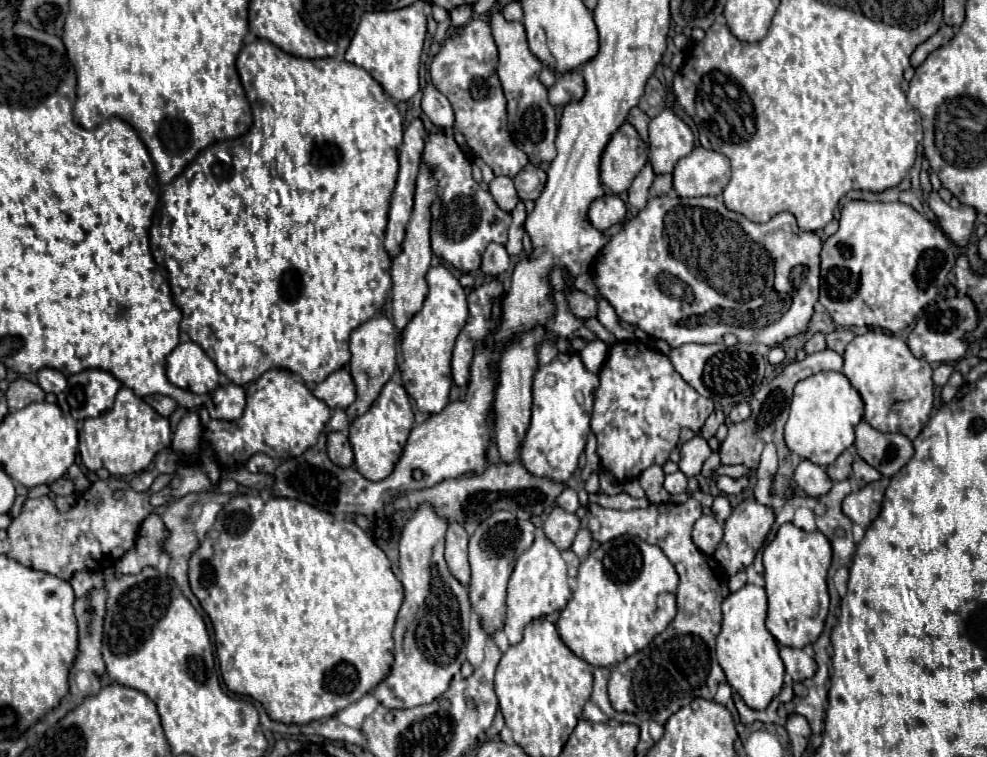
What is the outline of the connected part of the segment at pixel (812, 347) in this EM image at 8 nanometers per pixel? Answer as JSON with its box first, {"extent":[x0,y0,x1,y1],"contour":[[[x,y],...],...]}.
{"extent":[803,333,827,355],"contour":[[[817,333],[817,335],[813,335],[807,343],[805,343],[805,347],[803,347],[803,351],[809,355],[809,353],[817,353],[817,351],[823,351],[827,345],[825,345],[825,335],[823,333]]]}

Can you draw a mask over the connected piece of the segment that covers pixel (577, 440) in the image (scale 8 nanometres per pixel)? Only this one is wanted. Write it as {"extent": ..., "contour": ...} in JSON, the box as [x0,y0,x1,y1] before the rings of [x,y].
{"extent":[521,351,597,483],"contour":[[[575,351],[559,353],[549,365],[539,367],[533,381],[531,427],[521,449],[521,463],[529,473],[549,477],[559,483],[567,481],[575,473],[579,455],[585,451],[587,435],[591,431],[589,419],[597,387],[597,373],[591,373]]]}

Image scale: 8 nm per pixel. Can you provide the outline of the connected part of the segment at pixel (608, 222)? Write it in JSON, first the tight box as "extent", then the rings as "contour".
{"extent":[589,193,627,231],"contour":[[[609,193],[609,195],[591,203],[589,221],[595,229],[607,231],[611,225],[625,221],[625,211],[627,211],[625,203],[617,195]]]}

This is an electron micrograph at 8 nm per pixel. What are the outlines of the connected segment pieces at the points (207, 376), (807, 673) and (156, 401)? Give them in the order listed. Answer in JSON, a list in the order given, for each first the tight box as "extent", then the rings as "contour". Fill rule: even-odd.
[{"extent":[167,341,219,395],"contour":[[[193,341],[179,343],[167,357],[167,379],[195,395],[213,393],[219,387],[215,363]]]},{"extent":[779,647,817,681],"contour":[[[781,647],[779,649],[781,659],[785,663],[785,671],[791,675],[793,681],[805,681],[815,675],[817,665],[813,657],[809,657],[803,649],[793,649],[793,647]]]},{"extent":[145,395,179,417],"contour":[[[147,395],[145,401],[147,401],[159,415],[163,415],[163,417],[169,417],[169,415],[179,407],[175,399],[165,397],[165,395]]]}]

